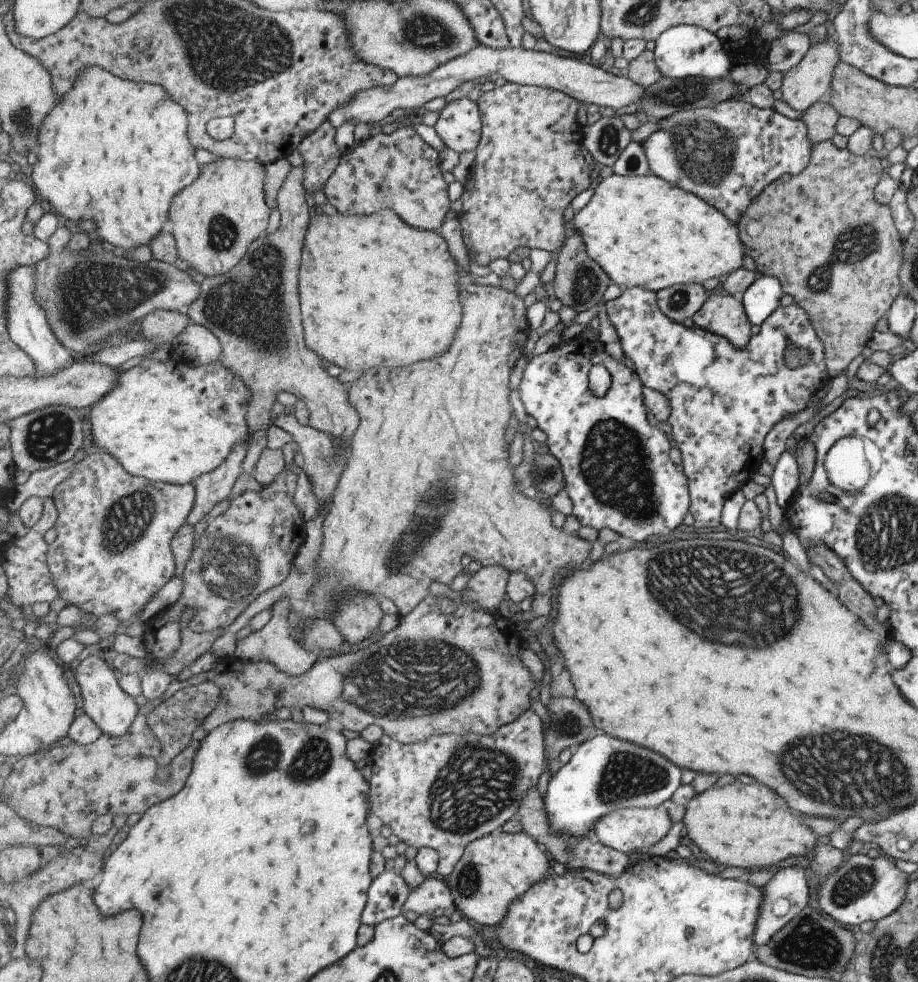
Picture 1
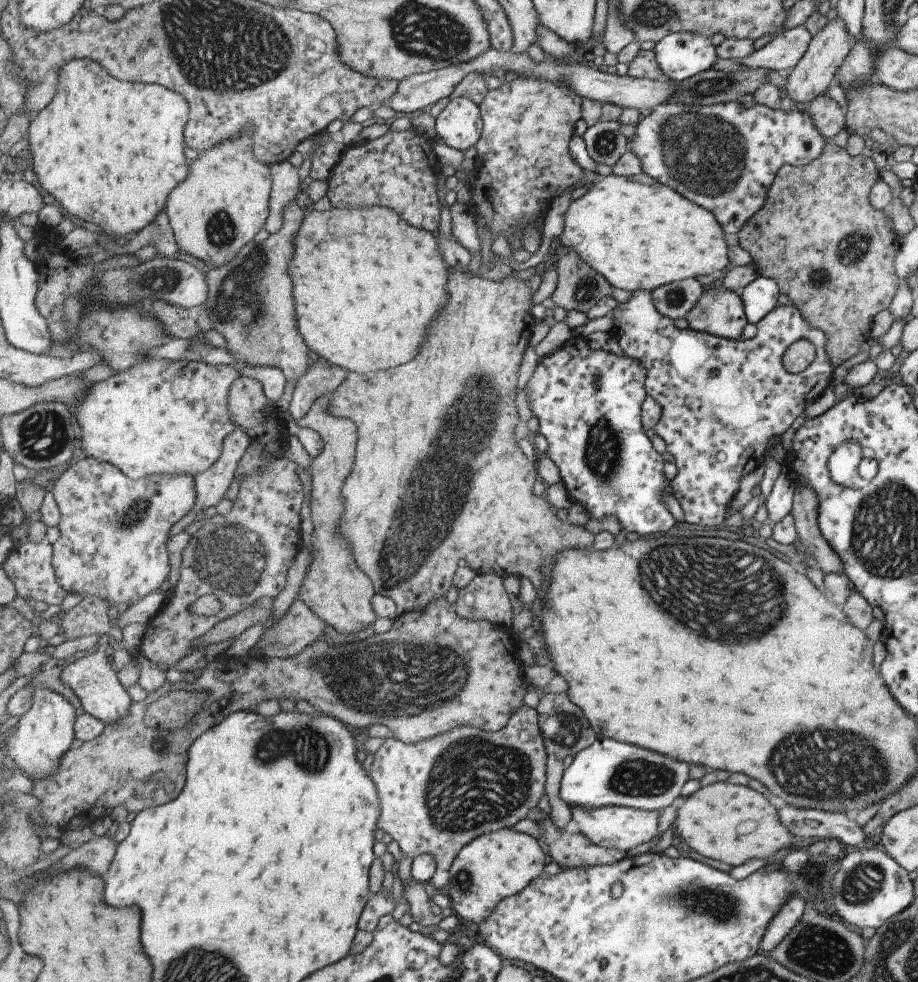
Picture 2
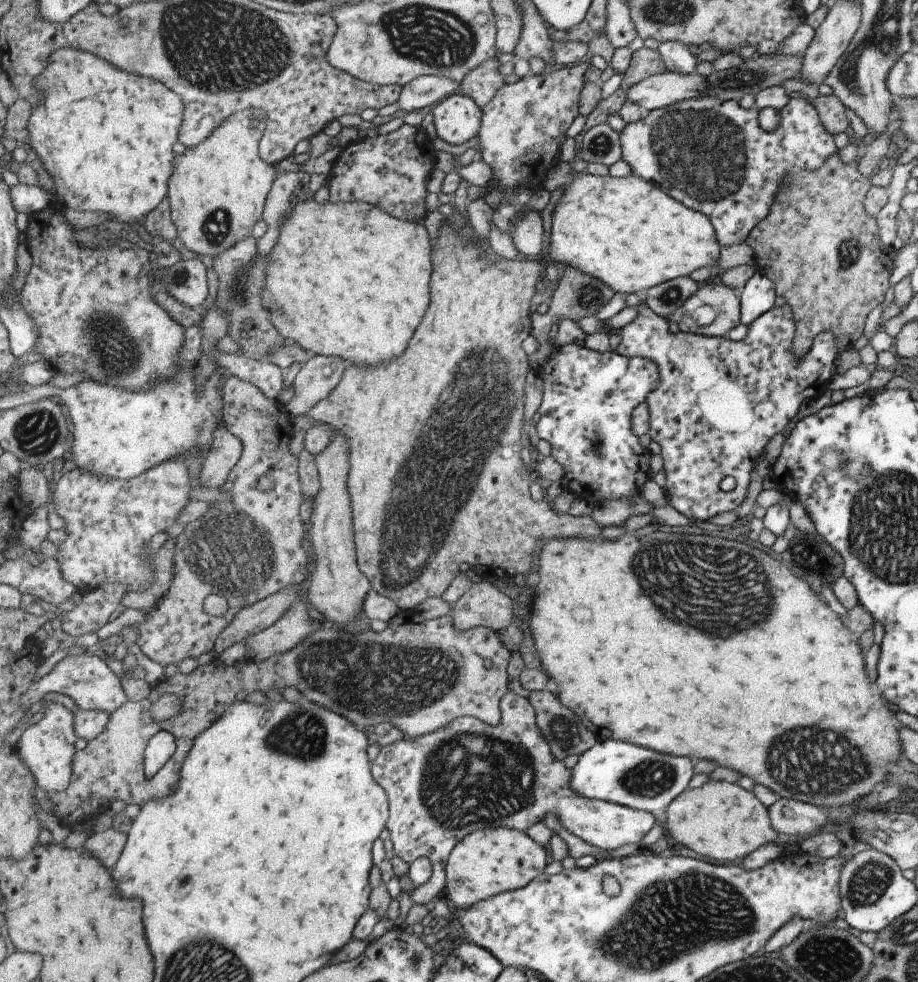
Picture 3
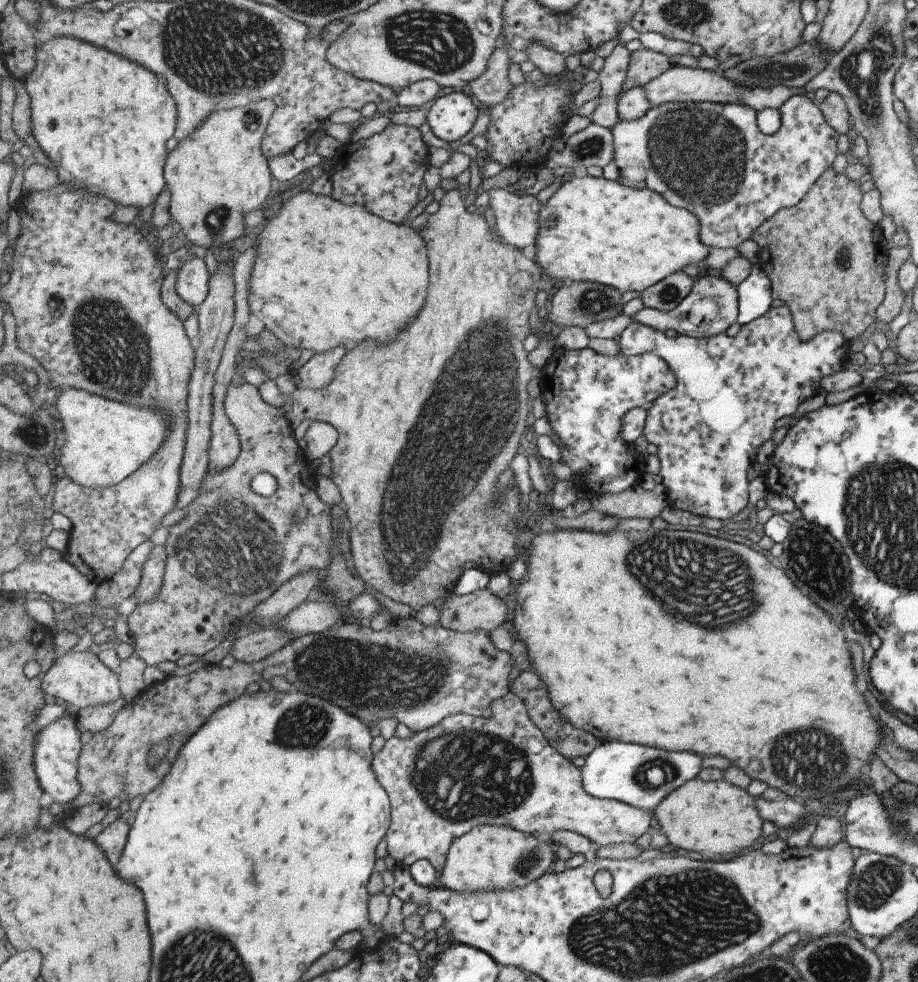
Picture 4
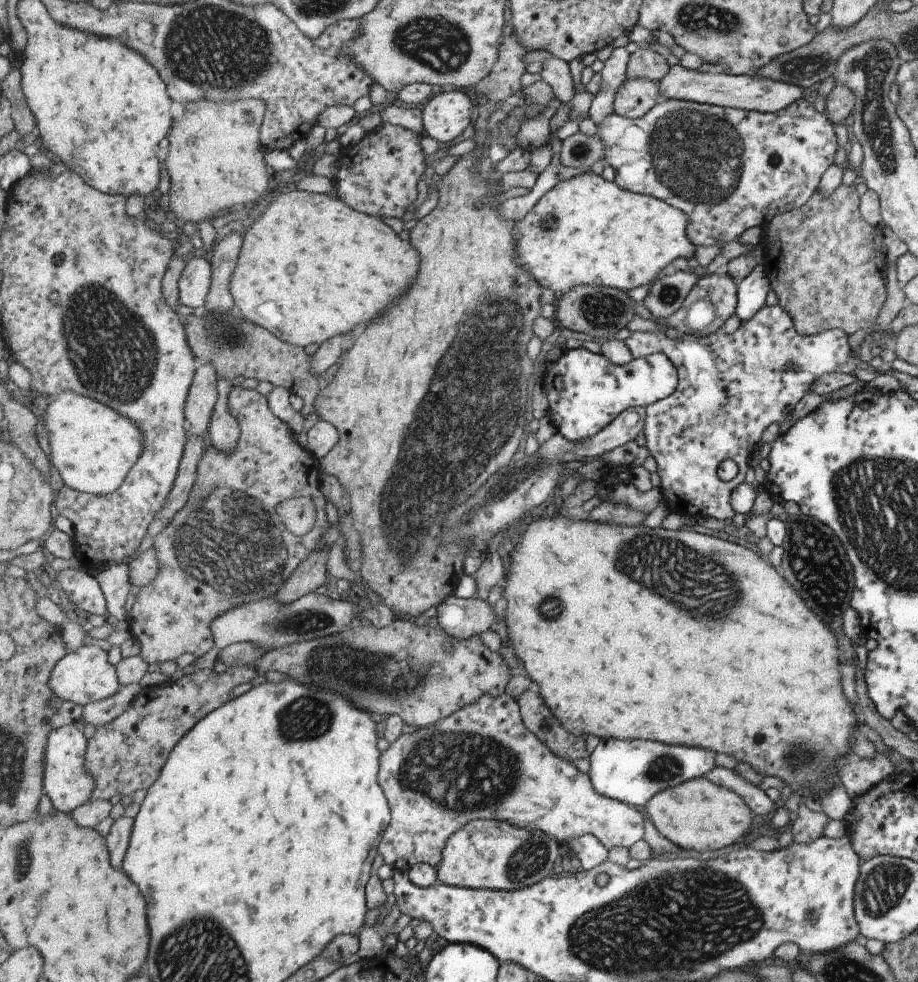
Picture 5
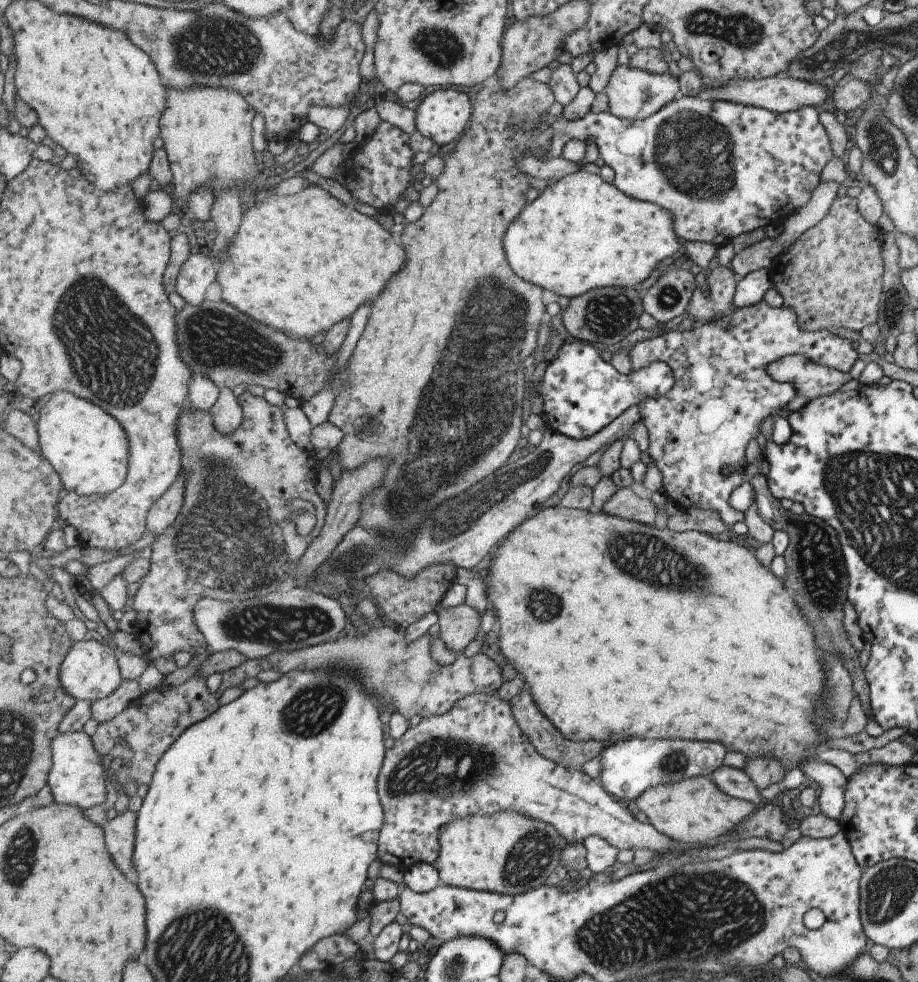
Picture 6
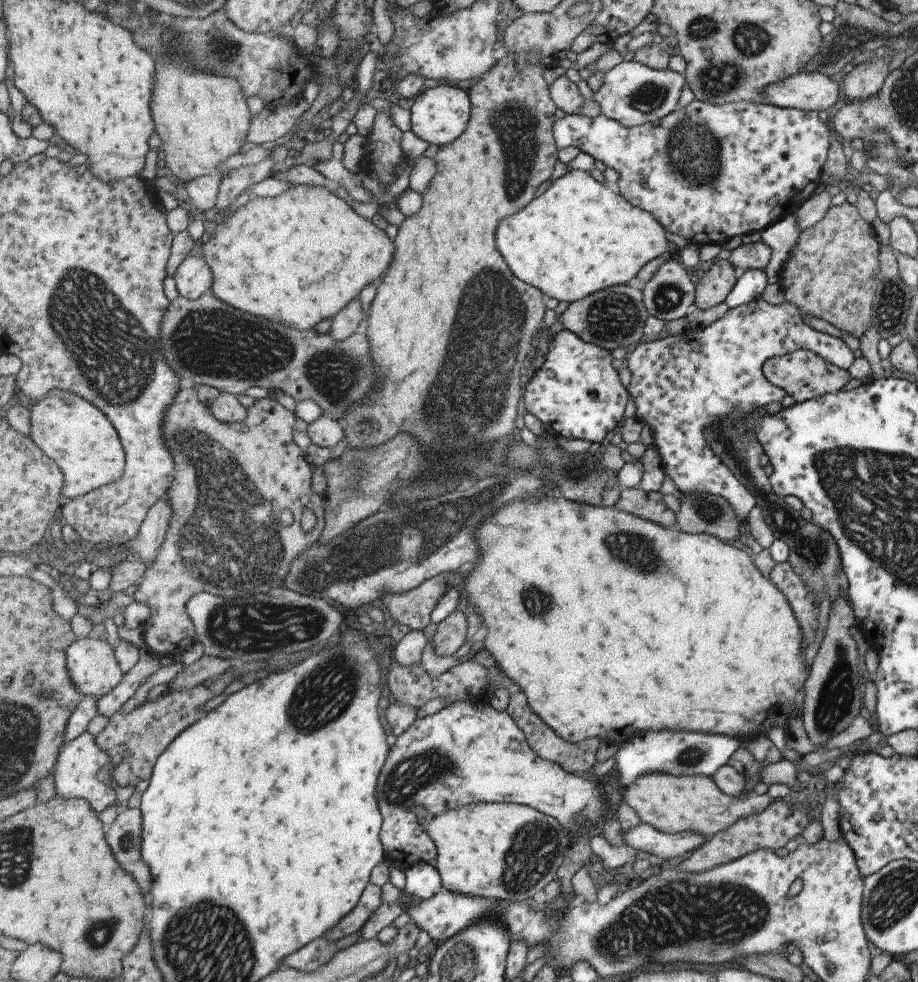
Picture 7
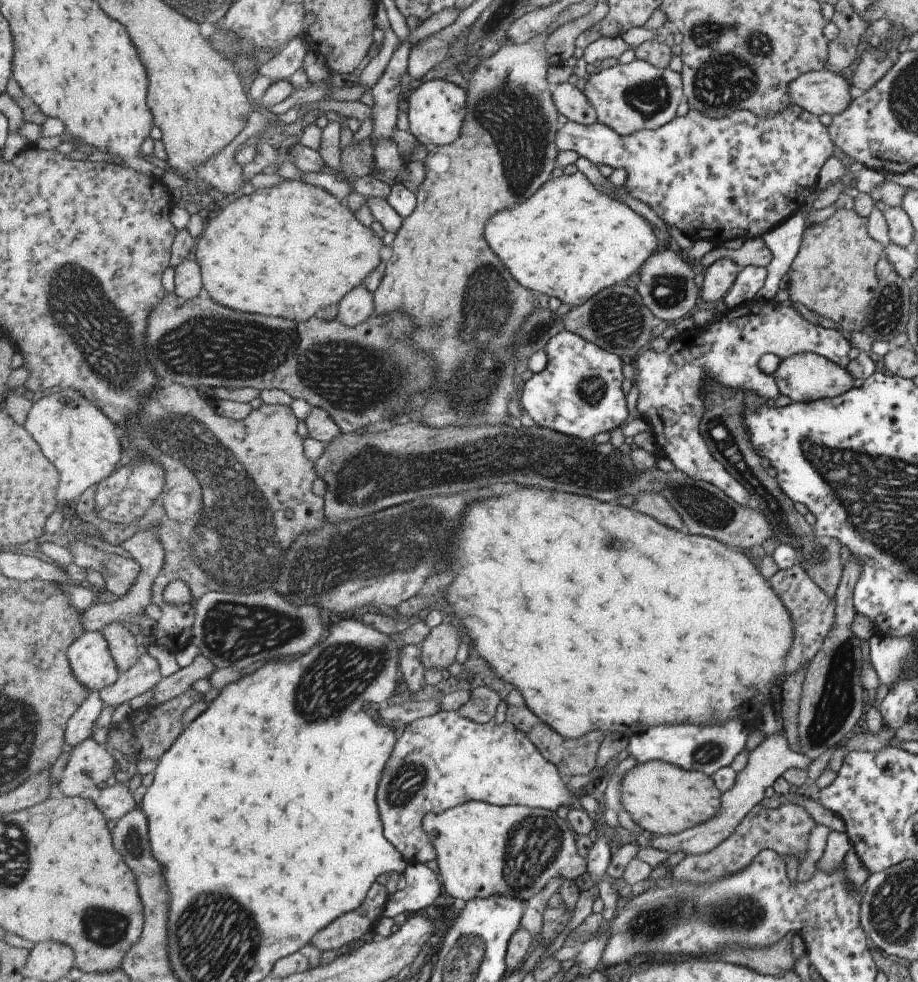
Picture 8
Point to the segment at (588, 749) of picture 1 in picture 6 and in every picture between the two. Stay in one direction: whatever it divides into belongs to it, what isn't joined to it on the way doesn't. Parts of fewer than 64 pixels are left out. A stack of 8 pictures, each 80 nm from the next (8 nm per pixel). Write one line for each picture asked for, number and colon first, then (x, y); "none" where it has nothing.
2: (607, 773)
3: (613, 771)
4: (641, 776)
5: (633, 771)
6: (628, 769)

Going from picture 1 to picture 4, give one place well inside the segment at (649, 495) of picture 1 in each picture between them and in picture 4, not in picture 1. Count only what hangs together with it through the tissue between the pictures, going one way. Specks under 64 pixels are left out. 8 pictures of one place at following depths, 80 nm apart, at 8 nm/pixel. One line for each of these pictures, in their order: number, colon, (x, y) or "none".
2: (589, 403)
3: (589, 397)
4: (587, 395)

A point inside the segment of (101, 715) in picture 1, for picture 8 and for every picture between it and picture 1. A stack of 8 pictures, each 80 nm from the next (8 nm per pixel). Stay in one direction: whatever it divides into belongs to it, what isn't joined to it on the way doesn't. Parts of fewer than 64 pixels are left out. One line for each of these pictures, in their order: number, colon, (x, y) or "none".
2: (94, 679)
3: (85, 678)
4: (80, 678)
5: (85, 675)
6: (91, 672)
7: (92, 663)
8: (90, 657)

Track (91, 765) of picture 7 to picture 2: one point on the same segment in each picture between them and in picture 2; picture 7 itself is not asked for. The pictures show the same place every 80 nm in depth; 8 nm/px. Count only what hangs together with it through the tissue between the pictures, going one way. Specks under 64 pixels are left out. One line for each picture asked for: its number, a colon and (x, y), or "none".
2: (43, 736)
3: (48, 748)
4: (58, 749)
5: (69, 784)
6: (77, 777)

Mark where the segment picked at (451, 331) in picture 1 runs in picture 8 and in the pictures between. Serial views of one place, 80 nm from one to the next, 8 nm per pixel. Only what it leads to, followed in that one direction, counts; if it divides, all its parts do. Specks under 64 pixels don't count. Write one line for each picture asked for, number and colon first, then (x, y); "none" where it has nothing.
2: (366, 282)
3: (348, 279)
4: (377, 272)
5: (311, 267)
6: (303, 263)
7: (297, 259)
8: (289, 251)

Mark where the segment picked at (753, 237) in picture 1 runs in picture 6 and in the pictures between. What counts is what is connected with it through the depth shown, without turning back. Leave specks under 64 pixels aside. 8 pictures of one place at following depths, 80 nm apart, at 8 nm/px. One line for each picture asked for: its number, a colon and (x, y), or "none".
2: (815, 219)
3: (820, 249)
4: (819, 256)
5: (818, 259)
6: (831, 275)

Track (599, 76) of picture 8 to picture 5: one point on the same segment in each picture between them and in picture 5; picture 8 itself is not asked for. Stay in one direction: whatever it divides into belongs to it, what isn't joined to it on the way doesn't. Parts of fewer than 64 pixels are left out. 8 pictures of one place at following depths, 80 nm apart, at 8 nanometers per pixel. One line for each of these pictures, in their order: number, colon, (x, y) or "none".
5: (637, 96)
6: (634, 94)
7: (633, 93)

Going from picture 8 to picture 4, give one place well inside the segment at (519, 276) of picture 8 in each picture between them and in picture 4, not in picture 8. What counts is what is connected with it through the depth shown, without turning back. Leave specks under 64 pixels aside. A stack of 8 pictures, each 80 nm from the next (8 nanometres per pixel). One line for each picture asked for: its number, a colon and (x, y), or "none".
4: (596, 229)
5: (587, 231)
6: (581, 233)
7: (580, 237)

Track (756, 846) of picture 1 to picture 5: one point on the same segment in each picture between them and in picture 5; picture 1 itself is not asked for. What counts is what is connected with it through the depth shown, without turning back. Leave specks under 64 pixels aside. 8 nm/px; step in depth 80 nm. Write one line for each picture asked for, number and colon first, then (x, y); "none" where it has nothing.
2: (725, 822)
3: (718, 820)
4: (714, 817)
5: (697, 815)

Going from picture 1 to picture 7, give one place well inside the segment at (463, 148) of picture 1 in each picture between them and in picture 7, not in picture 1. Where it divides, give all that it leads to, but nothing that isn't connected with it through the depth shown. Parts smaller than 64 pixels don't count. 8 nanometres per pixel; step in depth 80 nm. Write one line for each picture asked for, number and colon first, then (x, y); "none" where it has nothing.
2: (460, 124)
3: (458, 118)
4: (453, 114)
5: (447, 115)
6: (443, 115)
7: (441, 114)

